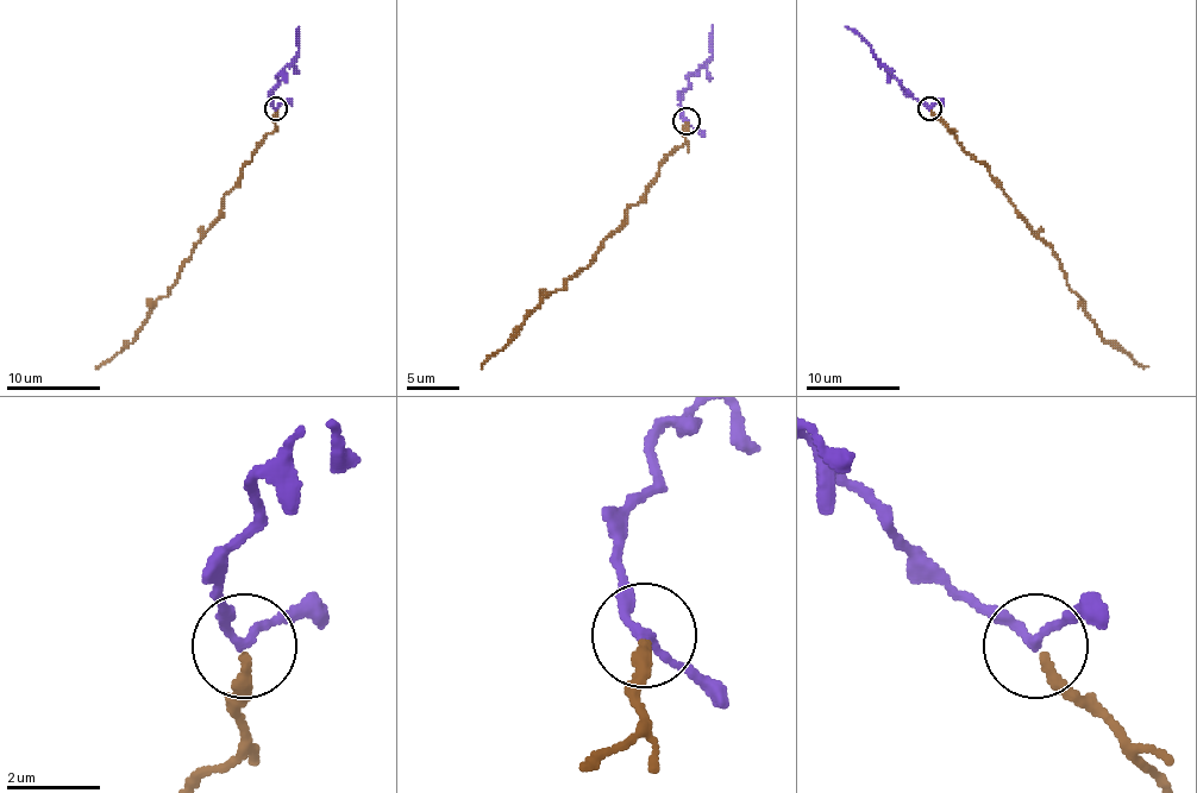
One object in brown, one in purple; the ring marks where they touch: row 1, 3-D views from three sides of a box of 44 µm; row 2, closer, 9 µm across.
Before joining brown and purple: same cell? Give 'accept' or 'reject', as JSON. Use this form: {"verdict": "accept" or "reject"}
{"verdict": "accept"}

